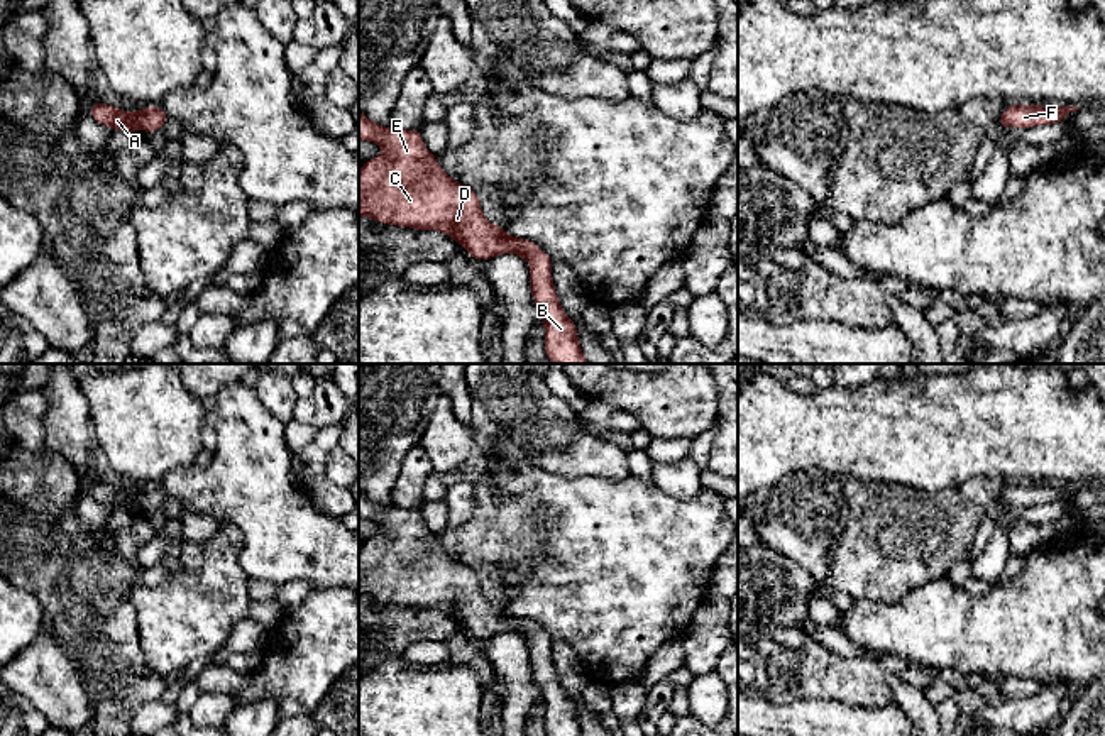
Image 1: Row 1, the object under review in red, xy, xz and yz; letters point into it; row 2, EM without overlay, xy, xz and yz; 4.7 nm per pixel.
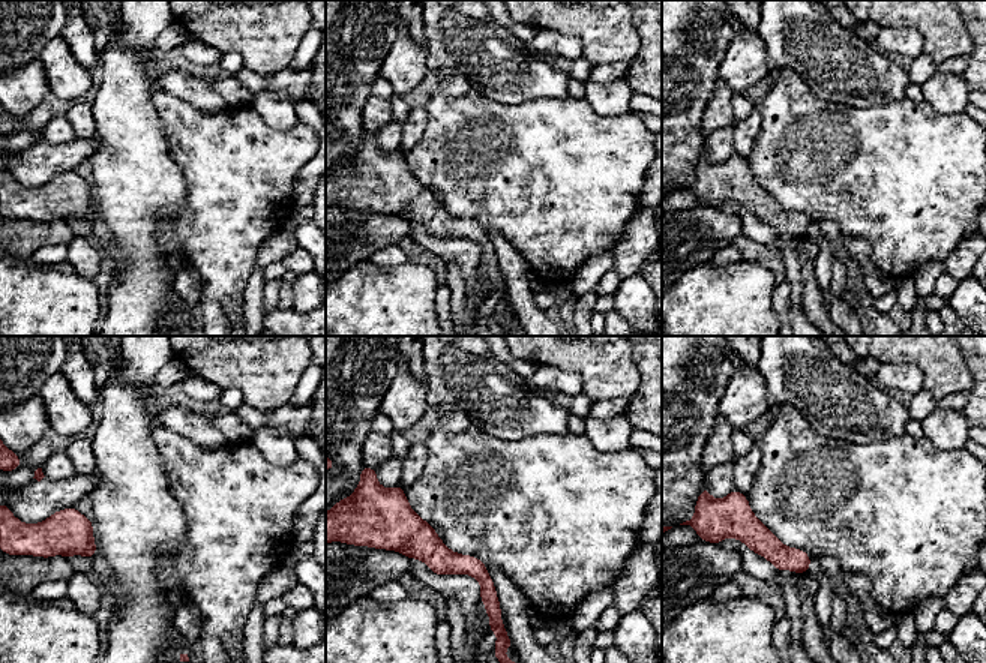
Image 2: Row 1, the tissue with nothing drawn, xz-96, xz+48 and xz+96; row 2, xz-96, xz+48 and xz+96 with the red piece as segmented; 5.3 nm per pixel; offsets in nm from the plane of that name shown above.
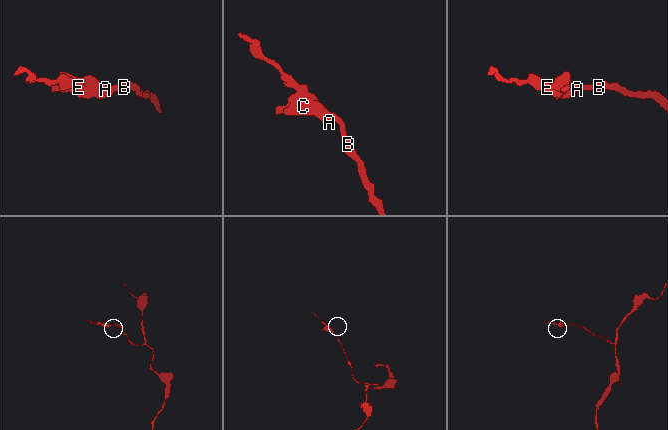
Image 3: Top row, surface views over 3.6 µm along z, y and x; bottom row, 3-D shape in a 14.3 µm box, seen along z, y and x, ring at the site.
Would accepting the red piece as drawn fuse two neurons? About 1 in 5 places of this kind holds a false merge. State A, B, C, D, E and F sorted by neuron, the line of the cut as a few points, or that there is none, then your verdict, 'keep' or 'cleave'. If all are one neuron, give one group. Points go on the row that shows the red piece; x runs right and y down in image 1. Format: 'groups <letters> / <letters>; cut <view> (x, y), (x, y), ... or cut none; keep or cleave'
groups A B C D E F; cut none; keep

